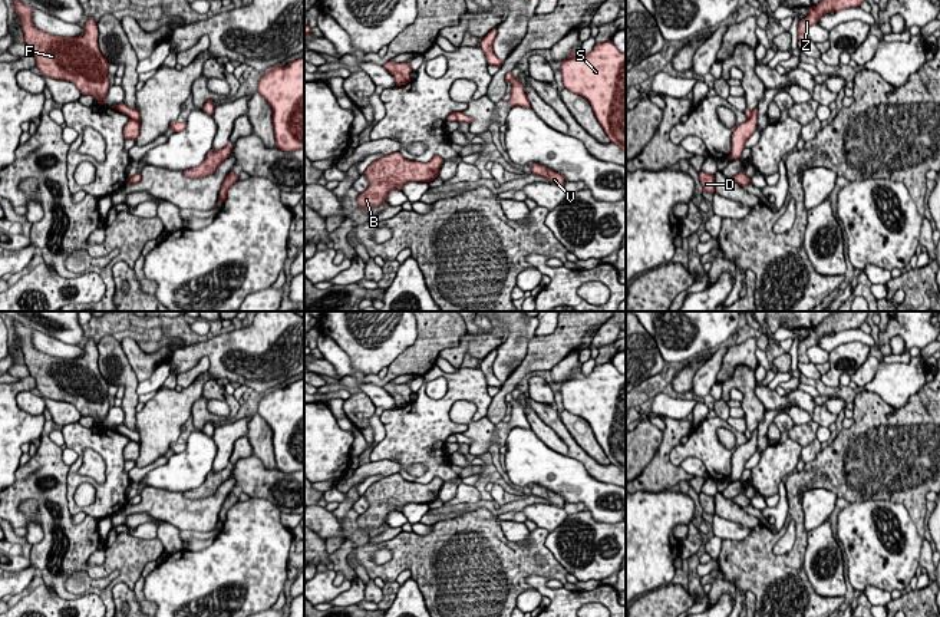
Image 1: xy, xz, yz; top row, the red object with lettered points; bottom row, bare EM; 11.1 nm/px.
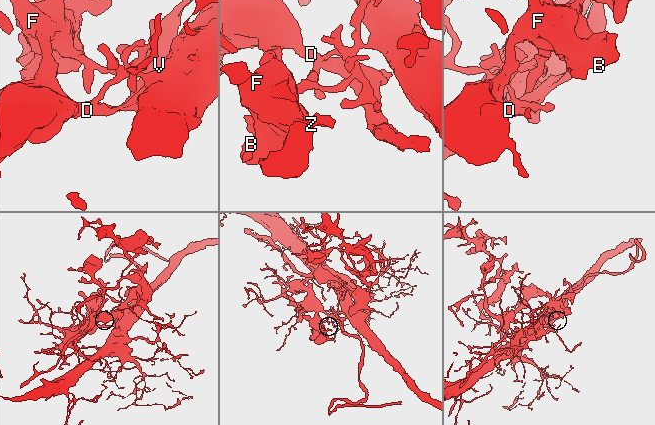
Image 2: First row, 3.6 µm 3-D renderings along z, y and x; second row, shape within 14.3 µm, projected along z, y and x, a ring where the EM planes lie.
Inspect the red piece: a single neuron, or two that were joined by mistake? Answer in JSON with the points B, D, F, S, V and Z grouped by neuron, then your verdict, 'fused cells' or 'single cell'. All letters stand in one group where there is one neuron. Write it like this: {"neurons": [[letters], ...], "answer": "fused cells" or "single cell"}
{"neurons": [["B", "D", "F", "V", "Z"], ["S"]], "answer": "fused cells"}

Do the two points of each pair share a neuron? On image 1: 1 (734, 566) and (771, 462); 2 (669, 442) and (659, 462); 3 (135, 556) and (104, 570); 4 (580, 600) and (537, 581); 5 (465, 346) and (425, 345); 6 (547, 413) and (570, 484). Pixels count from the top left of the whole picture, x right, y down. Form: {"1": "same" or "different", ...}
{"1": "different", "2": "same", "3": "same", "4": "same", "5": "different", "6": "different"}

